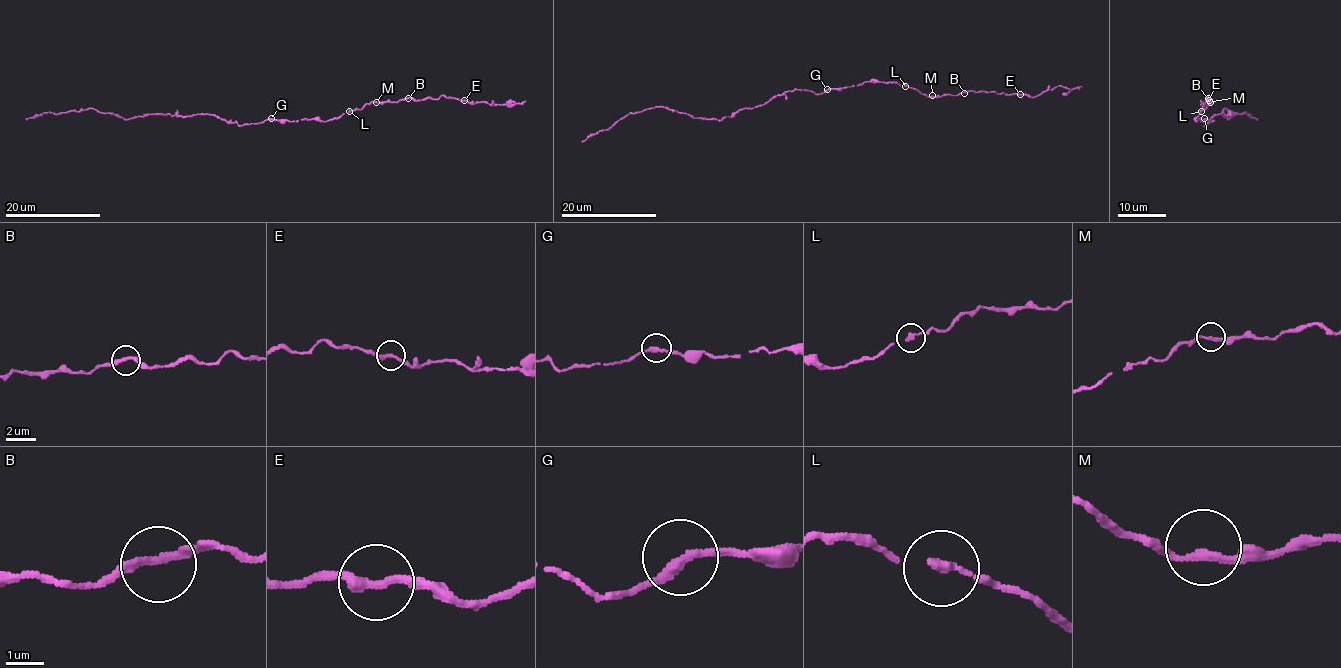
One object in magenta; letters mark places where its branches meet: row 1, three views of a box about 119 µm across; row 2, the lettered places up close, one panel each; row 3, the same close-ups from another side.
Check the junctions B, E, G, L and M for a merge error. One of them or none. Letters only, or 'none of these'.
E

